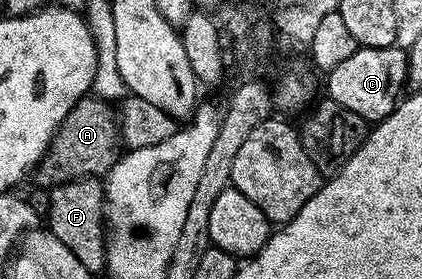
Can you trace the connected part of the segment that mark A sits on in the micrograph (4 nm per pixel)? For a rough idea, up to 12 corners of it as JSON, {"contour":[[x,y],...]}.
{"contour":[[81,98],[36,170],[53,188],[119,157],[111,103]]}

